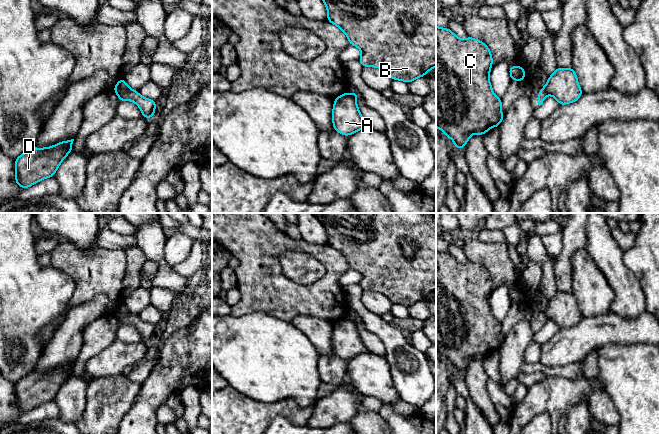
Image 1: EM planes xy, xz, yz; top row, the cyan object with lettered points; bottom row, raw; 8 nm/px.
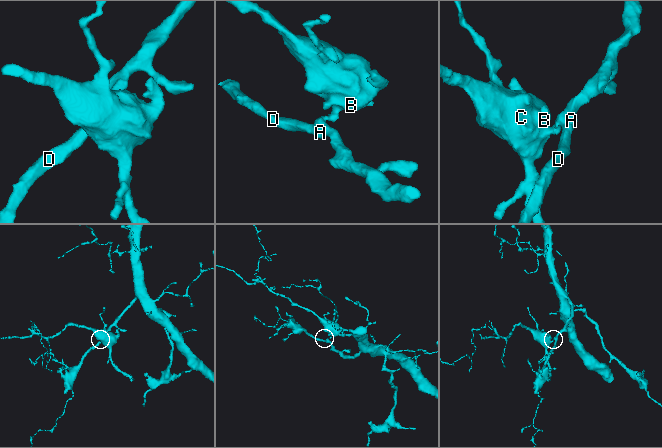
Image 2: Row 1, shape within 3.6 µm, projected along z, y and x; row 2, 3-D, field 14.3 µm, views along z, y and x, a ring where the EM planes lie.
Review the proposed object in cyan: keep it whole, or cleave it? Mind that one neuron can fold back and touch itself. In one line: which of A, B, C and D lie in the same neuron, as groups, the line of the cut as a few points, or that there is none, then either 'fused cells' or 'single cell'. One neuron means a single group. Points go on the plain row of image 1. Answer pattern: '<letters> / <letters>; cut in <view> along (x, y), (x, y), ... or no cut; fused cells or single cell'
A D / B C; cut in xy along (129, 312), (119, 320); fused cells

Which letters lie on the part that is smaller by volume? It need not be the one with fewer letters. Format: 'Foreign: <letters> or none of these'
Foreign: B, C

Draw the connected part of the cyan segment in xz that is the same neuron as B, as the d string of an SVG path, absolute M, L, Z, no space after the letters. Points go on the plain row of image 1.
M312 213L325 227L327 244L339 251L350 269L361 274L363 291L377 291L406 307L436 291L436 213Z

